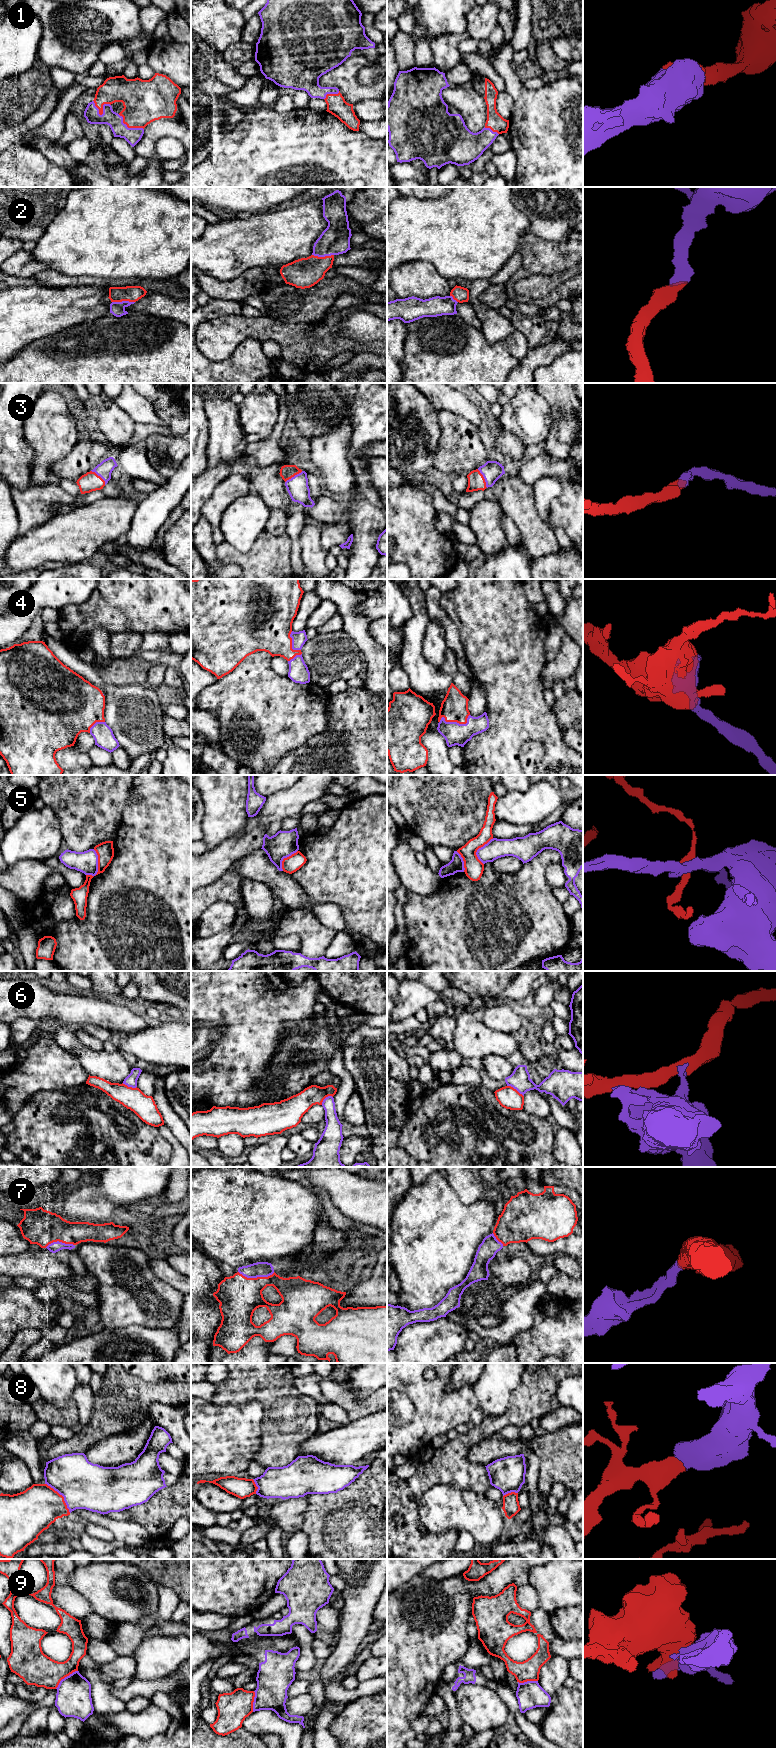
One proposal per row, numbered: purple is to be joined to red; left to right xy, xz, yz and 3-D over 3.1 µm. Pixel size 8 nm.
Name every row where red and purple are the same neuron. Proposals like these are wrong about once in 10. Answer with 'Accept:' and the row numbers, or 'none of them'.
Accept: 1, 2, 3, 4, 7, 8

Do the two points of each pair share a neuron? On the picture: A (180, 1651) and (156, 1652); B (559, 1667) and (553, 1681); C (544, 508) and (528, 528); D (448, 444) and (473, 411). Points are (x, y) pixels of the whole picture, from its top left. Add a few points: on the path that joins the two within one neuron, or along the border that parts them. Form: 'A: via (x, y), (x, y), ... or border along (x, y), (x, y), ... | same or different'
A: via (174, 1651), (162, 1652) | same
B: via (556, 1670), (553, 1673), (553, 1678) | same
C: border along (533, 490), (536, 509), (541, 519), (553, 532) | different
D: border along (444, 410), (454, 412), (466, 418), (477, 427) | different

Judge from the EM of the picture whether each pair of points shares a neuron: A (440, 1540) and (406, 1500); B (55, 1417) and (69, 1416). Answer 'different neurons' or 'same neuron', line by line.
A: same neuron
B: same neuron

